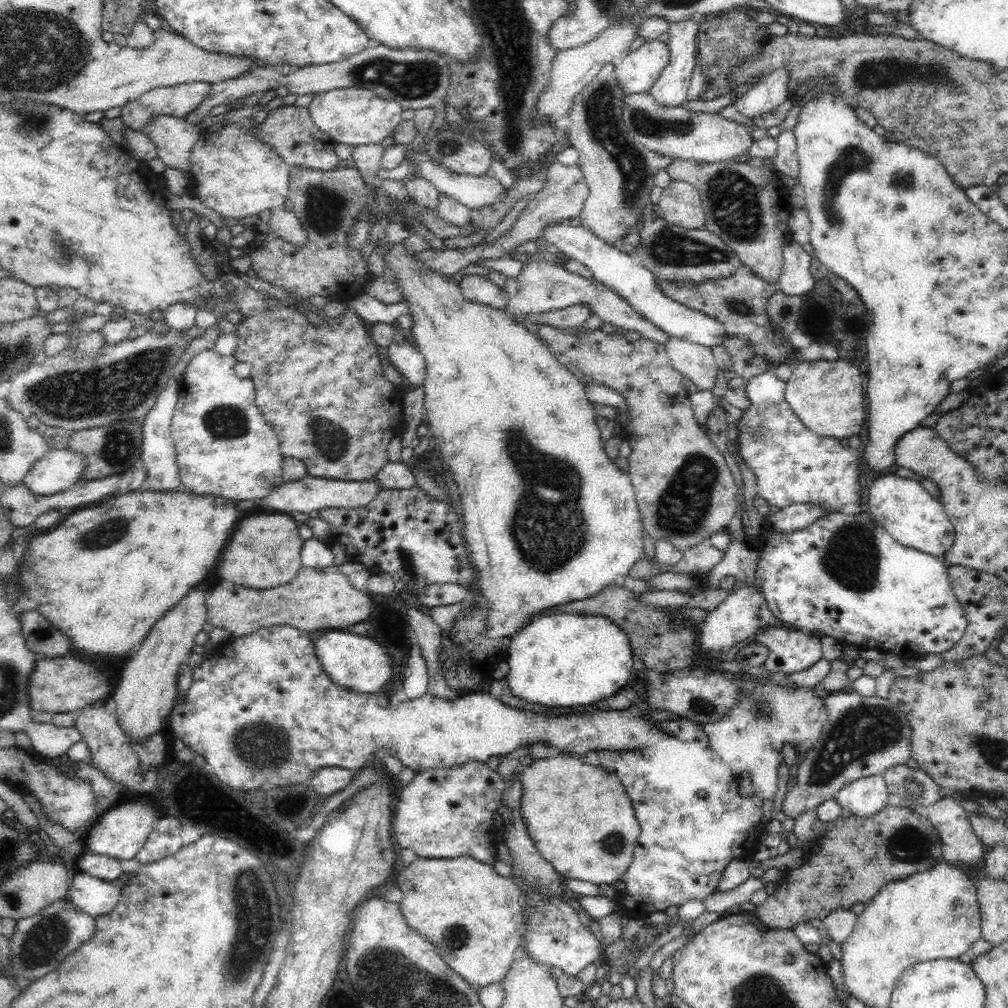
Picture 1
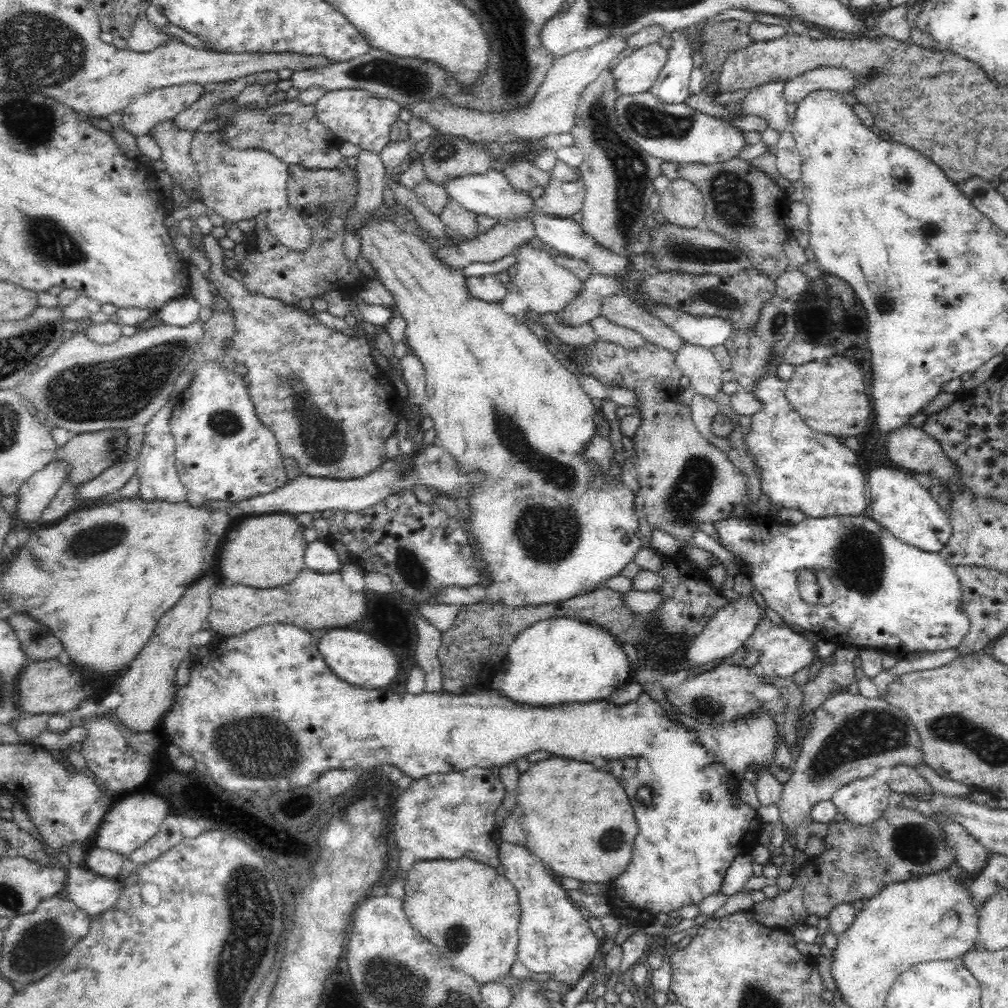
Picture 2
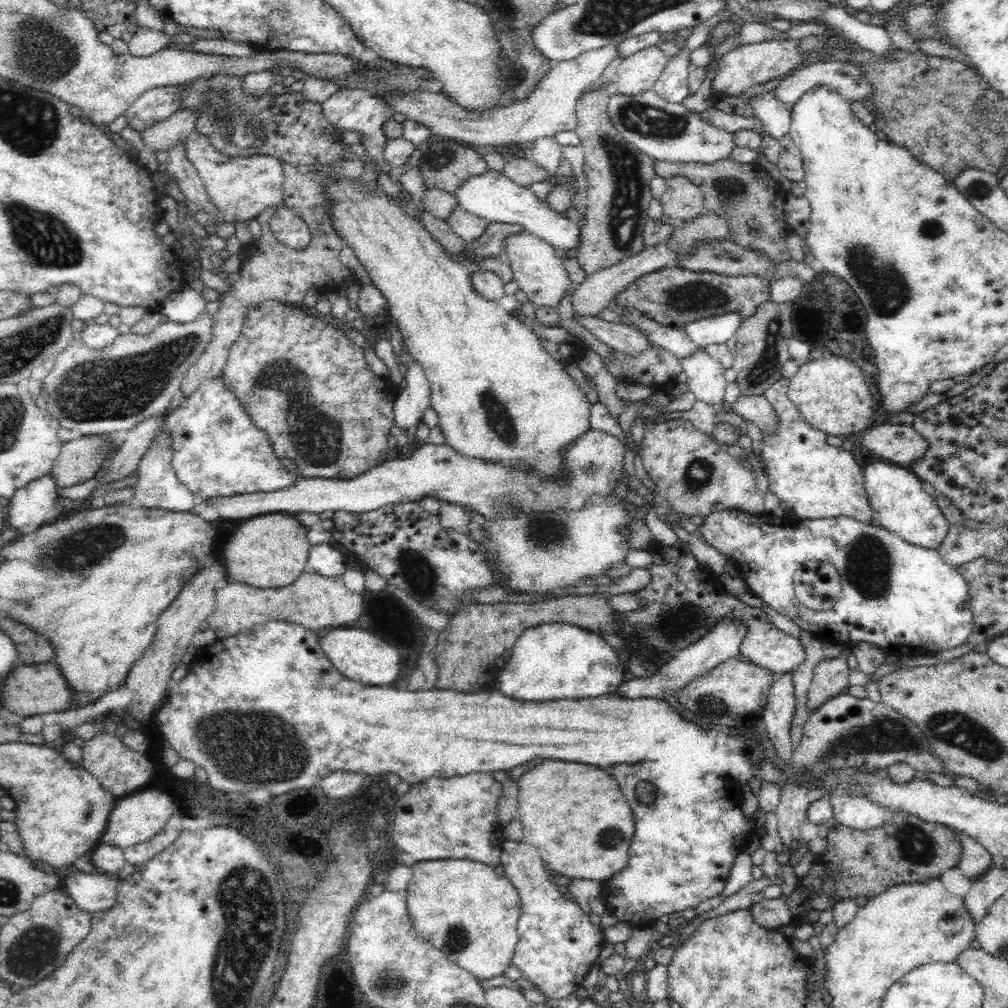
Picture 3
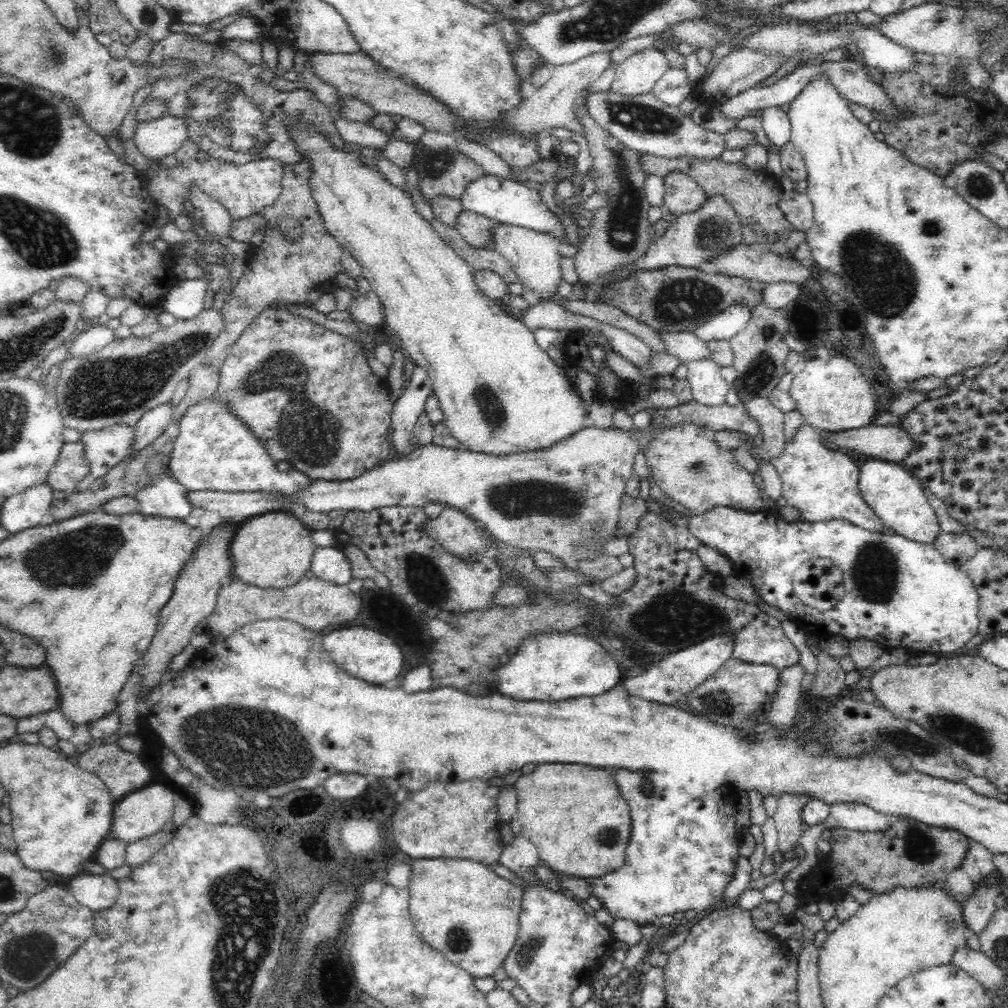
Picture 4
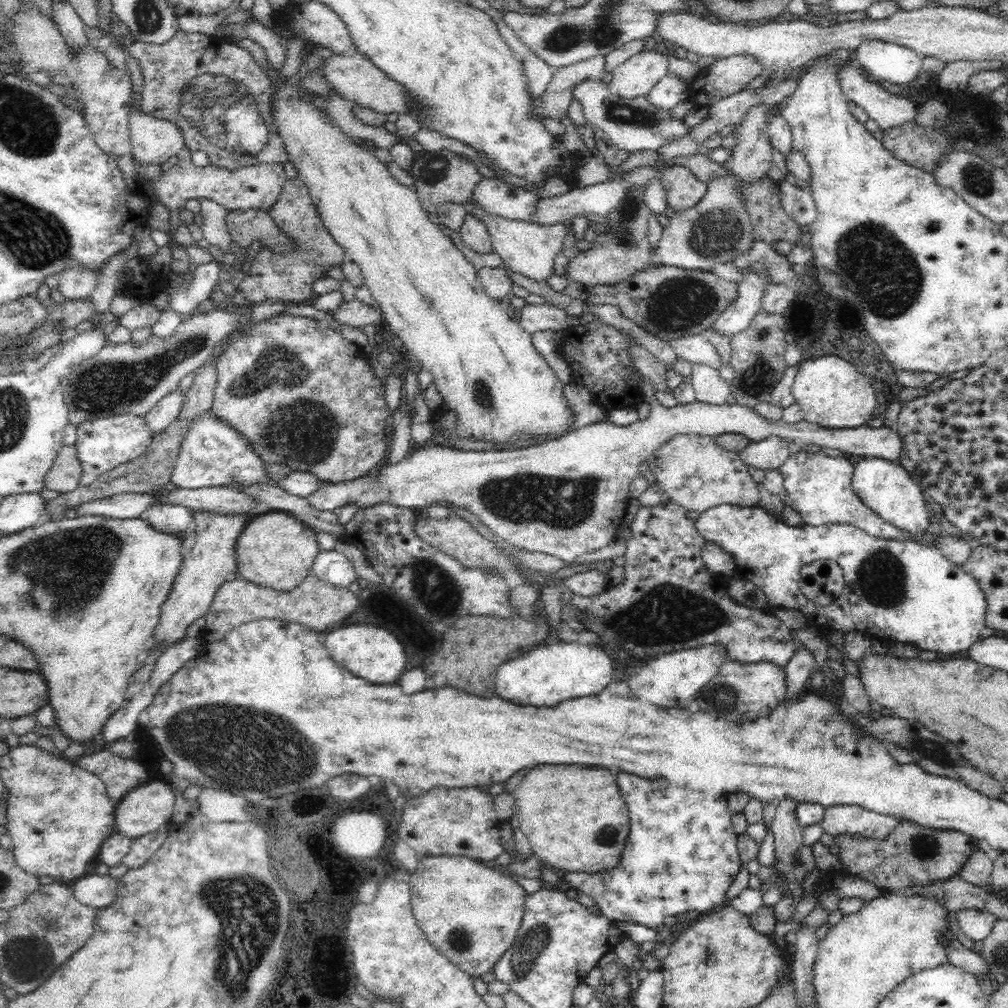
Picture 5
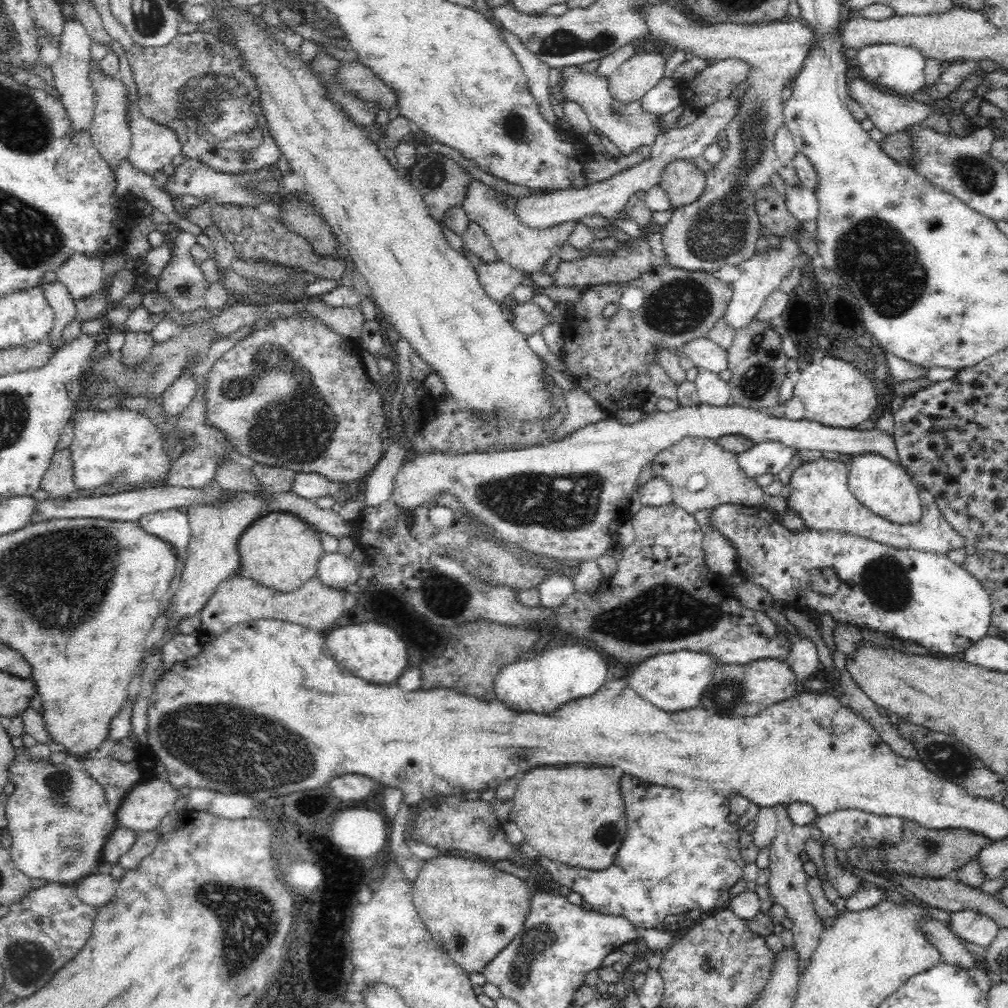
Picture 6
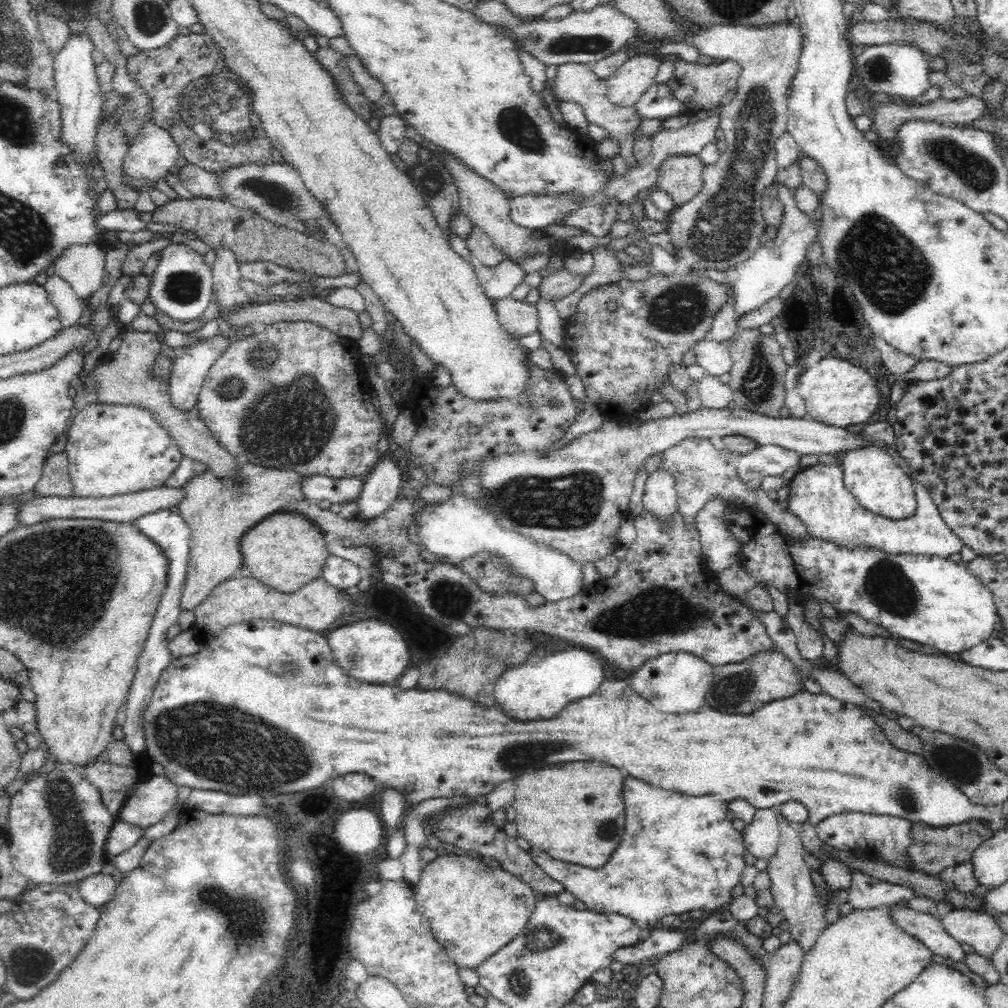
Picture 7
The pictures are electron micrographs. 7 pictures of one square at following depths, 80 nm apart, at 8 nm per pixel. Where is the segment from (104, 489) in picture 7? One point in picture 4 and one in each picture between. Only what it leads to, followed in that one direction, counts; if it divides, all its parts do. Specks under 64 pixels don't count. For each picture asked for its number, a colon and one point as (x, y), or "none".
4: (104, 448)
5: (104, 443)
6: (123, 448)

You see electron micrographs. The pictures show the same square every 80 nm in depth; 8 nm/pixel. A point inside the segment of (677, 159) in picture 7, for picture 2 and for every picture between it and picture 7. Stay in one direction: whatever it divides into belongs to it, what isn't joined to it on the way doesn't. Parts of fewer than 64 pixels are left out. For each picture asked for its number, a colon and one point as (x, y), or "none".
2: (681, 203)
3: (683, 199)
4: (683, 194)
5: (683, 189)
6: (681, 180)

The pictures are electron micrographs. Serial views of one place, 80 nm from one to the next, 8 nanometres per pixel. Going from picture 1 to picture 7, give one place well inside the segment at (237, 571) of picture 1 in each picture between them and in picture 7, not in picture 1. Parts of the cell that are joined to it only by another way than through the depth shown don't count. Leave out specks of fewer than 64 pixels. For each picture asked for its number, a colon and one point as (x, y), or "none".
2: (267, 551)
3: (270, 551)
4: (273, 550)
5: (275, 550)
6: (280, 550)
7: (285, 551)

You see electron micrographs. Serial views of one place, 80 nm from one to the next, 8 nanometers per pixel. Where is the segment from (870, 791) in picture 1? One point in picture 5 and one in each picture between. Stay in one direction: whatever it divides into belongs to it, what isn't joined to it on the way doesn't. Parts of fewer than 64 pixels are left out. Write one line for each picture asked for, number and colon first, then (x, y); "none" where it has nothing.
2: (862, 801)
3: (859, 813)
4: (849, 816)
5: (842, 820)

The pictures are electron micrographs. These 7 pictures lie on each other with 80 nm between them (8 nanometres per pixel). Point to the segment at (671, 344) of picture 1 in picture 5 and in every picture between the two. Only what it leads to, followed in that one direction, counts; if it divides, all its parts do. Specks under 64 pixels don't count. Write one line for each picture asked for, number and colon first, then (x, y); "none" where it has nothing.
2: (705, 373)
3: (705, 379)
4: (708, 387)
5: (710, 388)

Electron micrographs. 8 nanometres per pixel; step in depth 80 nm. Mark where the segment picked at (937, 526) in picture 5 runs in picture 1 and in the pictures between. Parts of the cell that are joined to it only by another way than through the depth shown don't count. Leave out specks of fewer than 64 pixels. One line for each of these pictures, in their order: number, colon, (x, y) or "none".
1: (793, 465)
2: (802, 469)
3: (817, 481)
4: (822, 484)

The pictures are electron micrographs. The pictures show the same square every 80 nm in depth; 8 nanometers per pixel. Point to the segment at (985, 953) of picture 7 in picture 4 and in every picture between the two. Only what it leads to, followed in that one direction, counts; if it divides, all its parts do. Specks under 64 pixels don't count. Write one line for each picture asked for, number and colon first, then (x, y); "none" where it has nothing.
4: (977, 913)
5: (977, 925)
6: (970, 926)

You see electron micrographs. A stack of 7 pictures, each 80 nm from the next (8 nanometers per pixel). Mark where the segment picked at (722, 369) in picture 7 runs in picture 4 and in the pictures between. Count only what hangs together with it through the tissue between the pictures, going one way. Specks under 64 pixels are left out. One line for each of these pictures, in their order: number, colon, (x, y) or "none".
4: (687, 347)
5: (697, 349)
6: (707, 355)

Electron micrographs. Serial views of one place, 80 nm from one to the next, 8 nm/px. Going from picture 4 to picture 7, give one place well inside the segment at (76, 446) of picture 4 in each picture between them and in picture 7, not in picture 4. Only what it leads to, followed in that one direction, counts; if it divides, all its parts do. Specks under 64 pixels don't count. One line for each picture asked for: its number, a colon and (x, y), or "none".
5: (64, 476)
6: (58, 482)
7: (54, 481)

